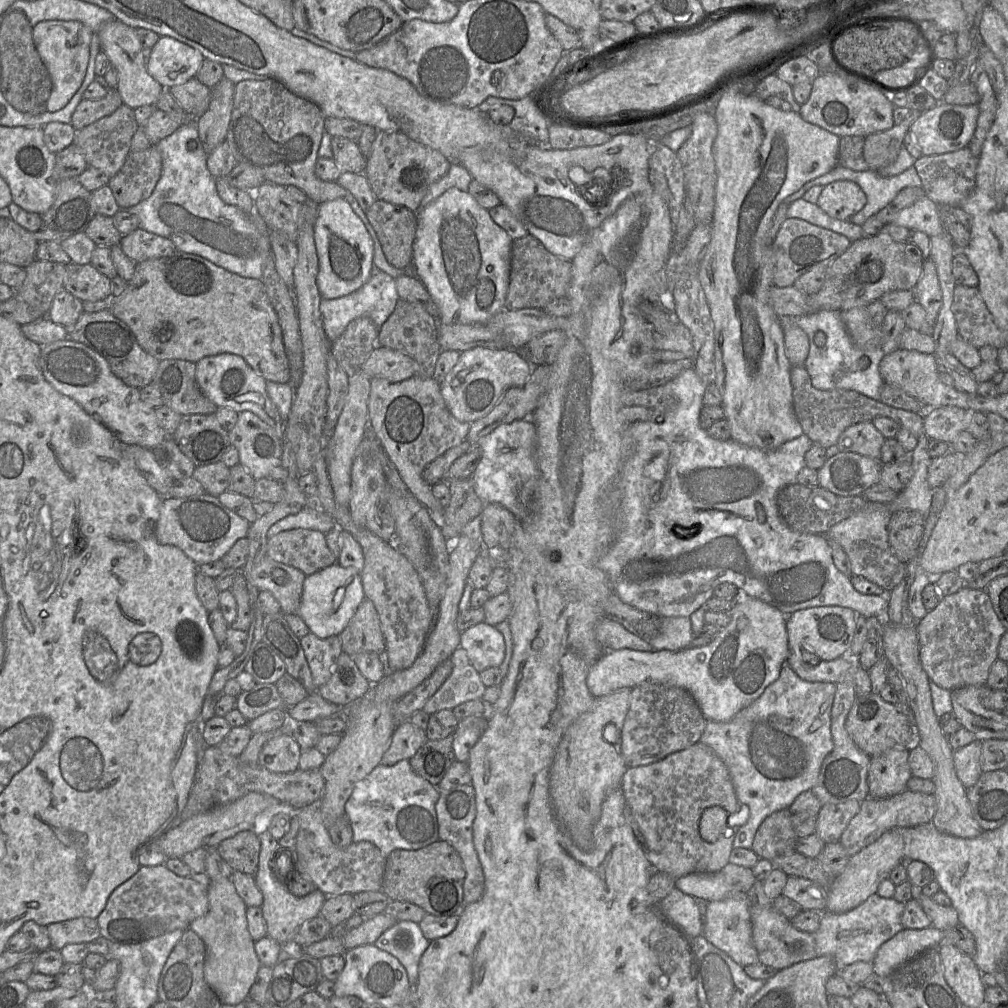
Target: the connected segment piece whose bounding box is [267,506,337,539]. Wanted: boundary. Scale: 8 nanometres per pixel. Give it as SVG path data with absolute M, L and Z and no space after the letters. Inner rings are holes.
M306 506L296 514L288 515L274 523L267 532L268 539L281 531L305 528L318 530L323 533L329 532L336 525L334 519L318 506Z

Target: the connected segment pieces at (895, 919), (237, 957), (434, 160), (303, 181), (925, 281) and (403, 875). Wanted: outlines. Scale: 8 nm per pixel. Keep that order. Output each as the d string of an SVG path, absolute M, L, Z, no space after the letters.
M875 893L848 912L835 914L824 910L821 912L822 918L818 930L811 933L815 938L817 956L831 956L838 970L855 962L873 962L880 946L904 929L901 922L904 909L905 903L895 900L893 897L883 898Z
M231 878L216 879L208 887L208 912L189 926L204 942L206 956L204 978L224 1005L237 1005L249 998L261 962L255 952L247 923L247 906L239 896Z
M377 131L364 172L377 199L417 210L430 186L444 177L451 162L439 151L400 132Z
M276 79L242 80L235 85L226 141L237 162L258 168L265 182L296 186L309 200L321 204L348 194L337 182L323 181L315 174L325 118L315 103L292 93Z
M930 258L923 263L922 276L914 288L915 299L927 314L928 321L935 324L942 306L942 291L935 264Z
M438 840L418 850L396 849L386 859L382 891L391 901L409 902L434 916L459 915L464 907L463 885L466 872L457 851Z

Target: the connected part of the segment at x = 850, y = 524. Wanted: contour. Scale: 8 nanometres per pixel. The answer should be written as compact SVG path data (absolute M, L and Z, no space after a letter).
M868 502L864 508L850 517L833 525L825 534L830 542L838 543L847 555L852 575L863 577L880 586L885 592L890 592L903 579L906 572L906 563L901 562L892 552L888 541L888 523L892 513L887 503Z

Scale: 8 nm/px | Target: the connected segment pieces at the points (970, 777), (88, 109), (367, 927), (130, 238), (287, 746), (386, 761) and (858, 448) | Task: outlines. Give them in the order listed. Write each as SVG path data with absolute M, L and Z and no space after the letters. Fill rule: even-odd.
M977 739L953 753L956 774L967 790L978 781L983 773L980 765L981 753L982 741Z
M109 88L101 99L82 99L73 112L71 124L78 130L110 115L123 104L122 98L115 88Z
M380 913L366 919L358 927L349 930L342 936L346 950L359 946L374 944L375 941L389 928L395 925L397 920L386 913Z
M141 228L123 236L119 246L135 263L170 256L177 251L171 240Z
M290 733L270 739L262 748L258 763L271 772L291 773L299 769L301 747Z
M410 721L398 724L383 754L381 764L392 766L401 760L409 760L427 740L426 731Z
M871 421L860 422L842 432L836 447L838 452L853 452L879 460L884 440Z

